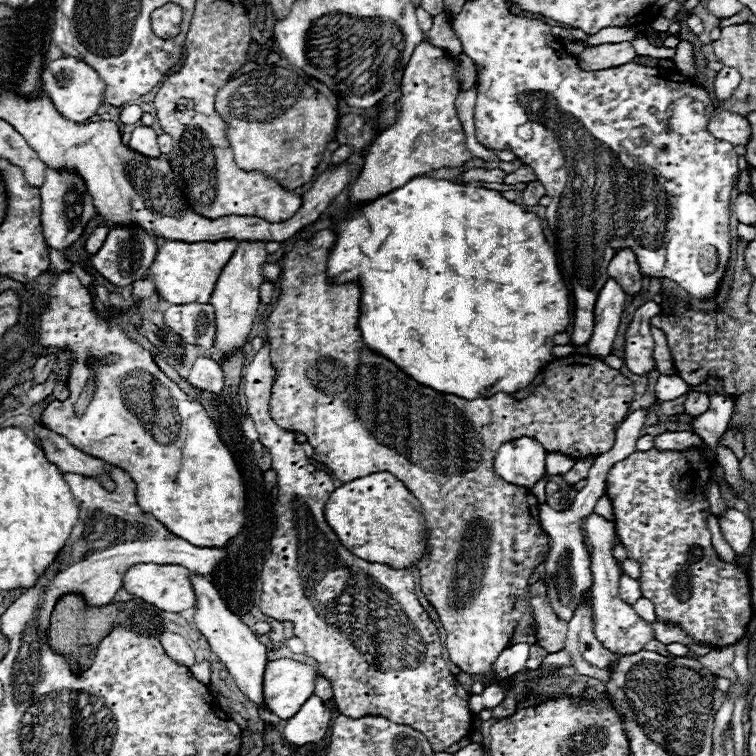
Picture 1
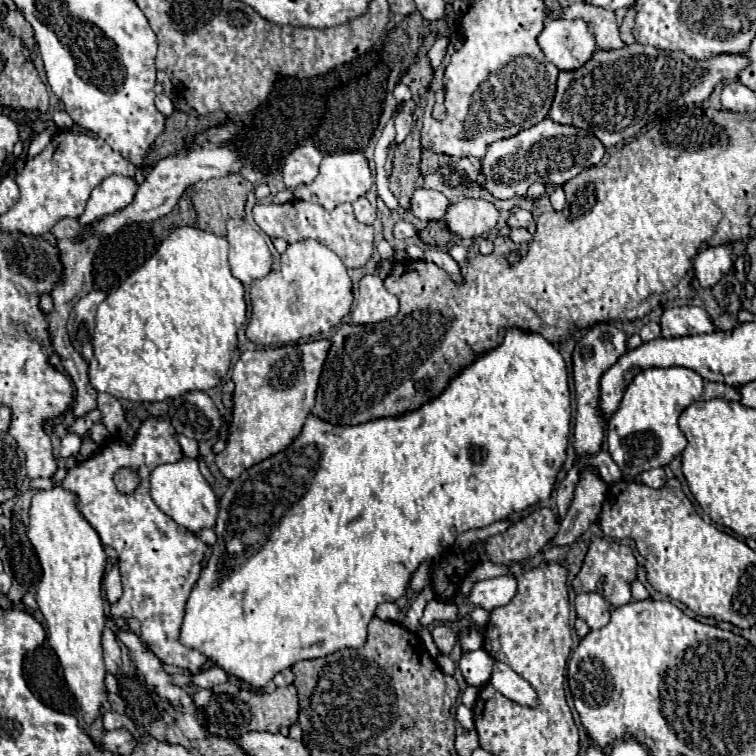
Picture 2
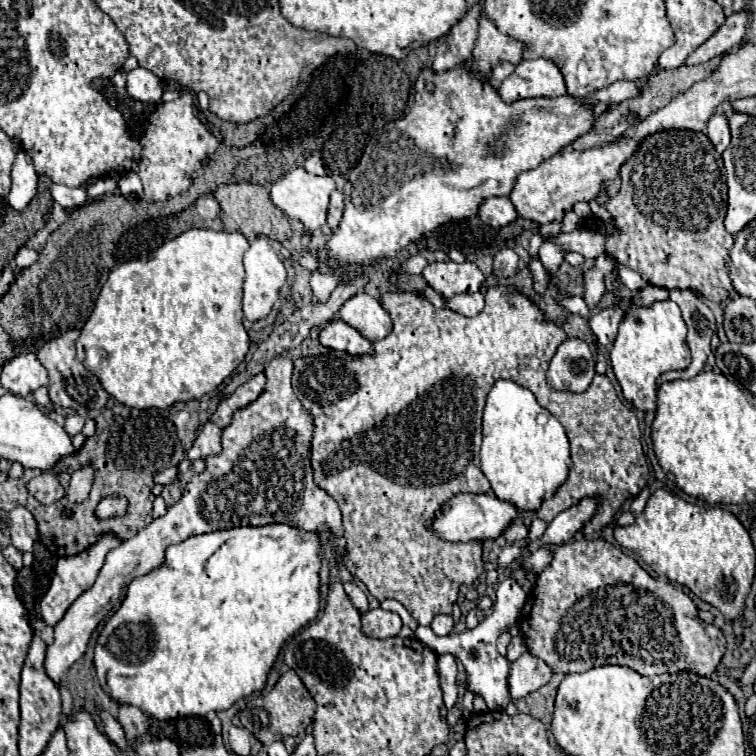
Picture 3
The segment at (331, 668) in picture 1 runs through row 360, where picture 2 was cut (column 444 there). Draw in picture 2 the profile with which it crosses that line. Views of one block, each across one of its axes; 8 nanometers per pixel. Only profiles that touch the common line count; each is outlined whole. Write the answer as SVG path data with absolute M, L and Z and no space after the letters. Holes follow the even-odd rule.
M428 248L424 260L428 260L428 262L436 262L442 270L448 272L448 276L450 276L454 282L460 282L460 280L462 280L462 276L460 276L460 266L456 264L456 260L454 260L446 250Z

